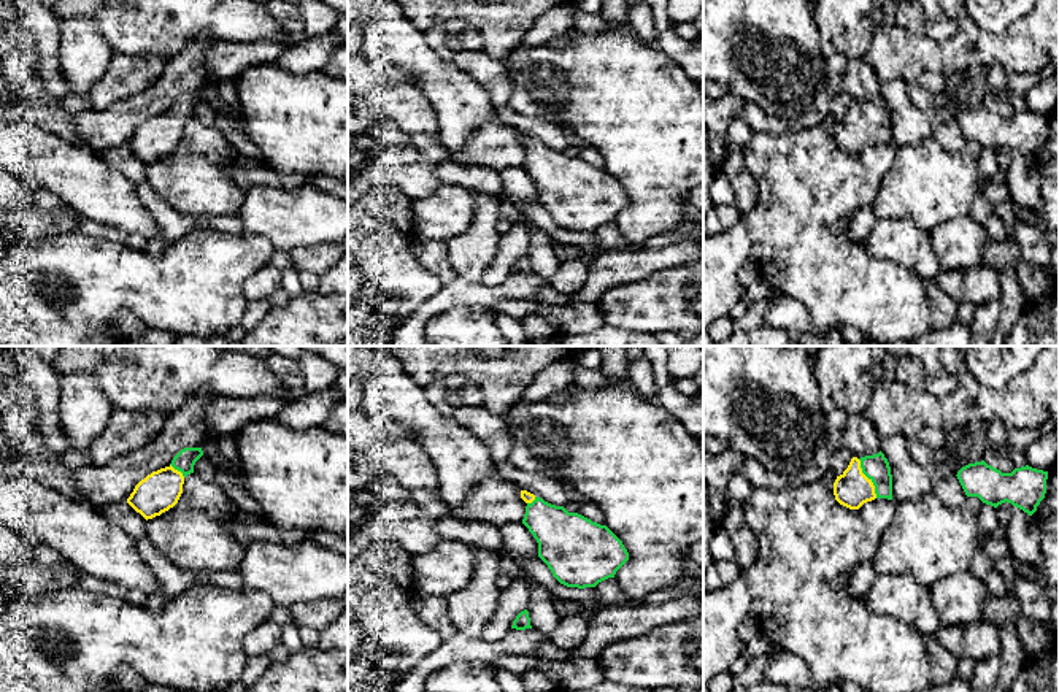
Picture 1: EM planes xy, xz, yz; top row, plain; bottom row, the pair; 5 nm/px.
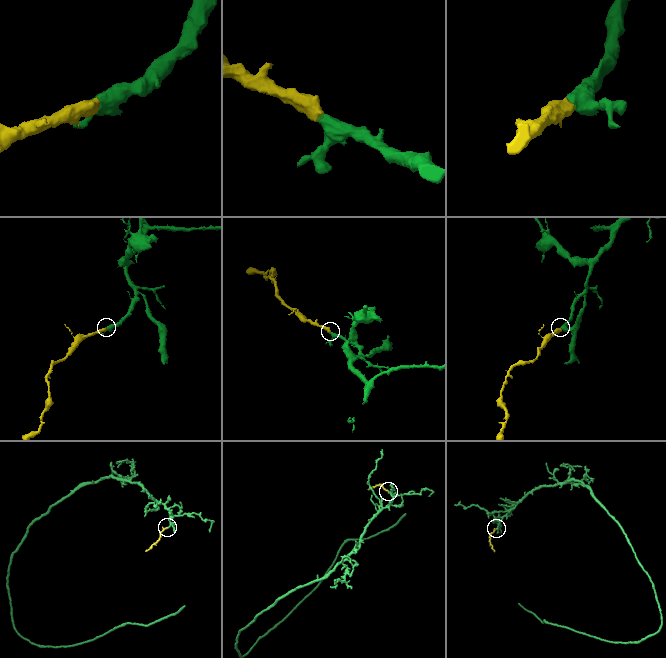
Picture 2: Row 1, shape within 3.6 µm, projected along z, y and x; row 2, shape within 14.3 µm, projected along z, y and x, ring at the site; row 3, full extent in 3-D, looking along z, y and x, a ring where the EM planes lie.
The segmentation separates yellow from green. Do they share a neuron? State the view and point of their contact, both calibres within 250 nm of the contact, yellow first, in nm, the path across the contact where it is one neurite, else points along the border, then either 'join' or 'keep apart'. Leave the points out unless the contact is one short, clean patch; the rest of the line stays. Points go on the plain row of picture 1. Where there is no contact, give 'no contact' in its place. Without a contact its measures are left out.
meets yellow in yz at (867, 123); 190 nm thick on the yellow side, 130 nm on the other; runs through yz (851, 134), (867, 123), (875, 111); join

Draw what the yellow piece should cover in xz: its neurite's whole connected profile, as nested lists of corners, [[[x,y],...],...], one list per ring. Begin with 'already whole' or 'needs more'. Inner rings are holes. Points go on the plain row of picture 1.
needs more; [[[521,135],[527,148],[522,168],[538,187],[538,202],[553,221],[567,232],[595,232],[614,222],[629,205],[622,186],[607,171],[568,157],[527,135]]]

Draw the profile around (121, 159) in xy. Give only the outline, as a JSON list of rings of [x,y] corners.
[[[127,144],[98,152],[98,156],[116,171],[124,175],[133,184],[140,184],[146,178],[146,163],[137,157]]]

